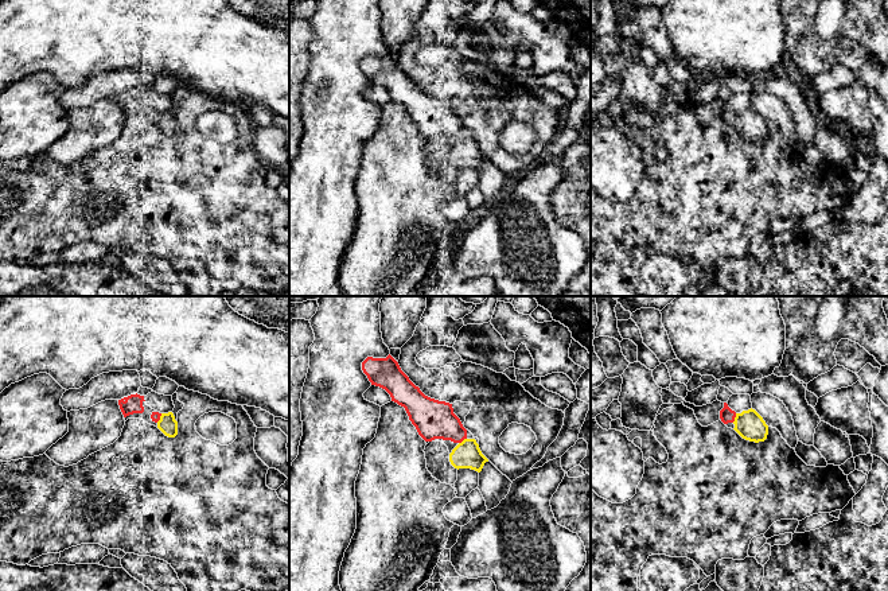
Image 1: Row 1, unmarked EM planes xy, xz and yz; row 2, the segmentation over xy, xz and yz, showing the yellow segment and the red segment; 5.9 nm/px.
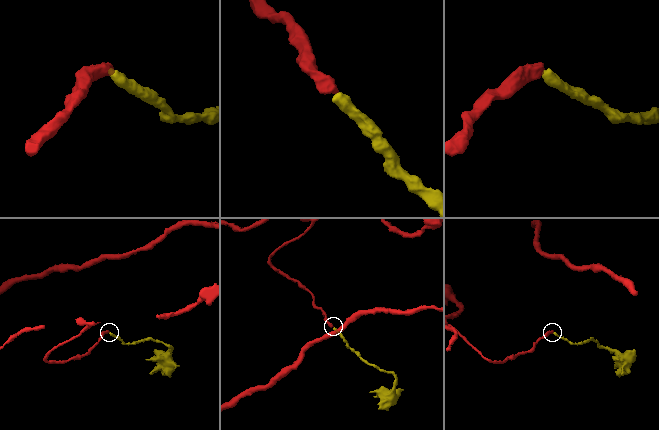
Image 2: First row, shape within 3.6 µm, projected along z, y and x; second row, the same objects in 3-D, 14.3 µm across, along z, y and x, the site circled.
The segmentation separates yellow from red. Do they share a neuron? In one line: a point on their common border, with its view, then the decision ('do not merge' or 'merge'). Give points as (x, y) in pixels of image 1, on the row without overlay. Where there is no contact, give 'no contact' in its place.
yz (735, 116) | merge

